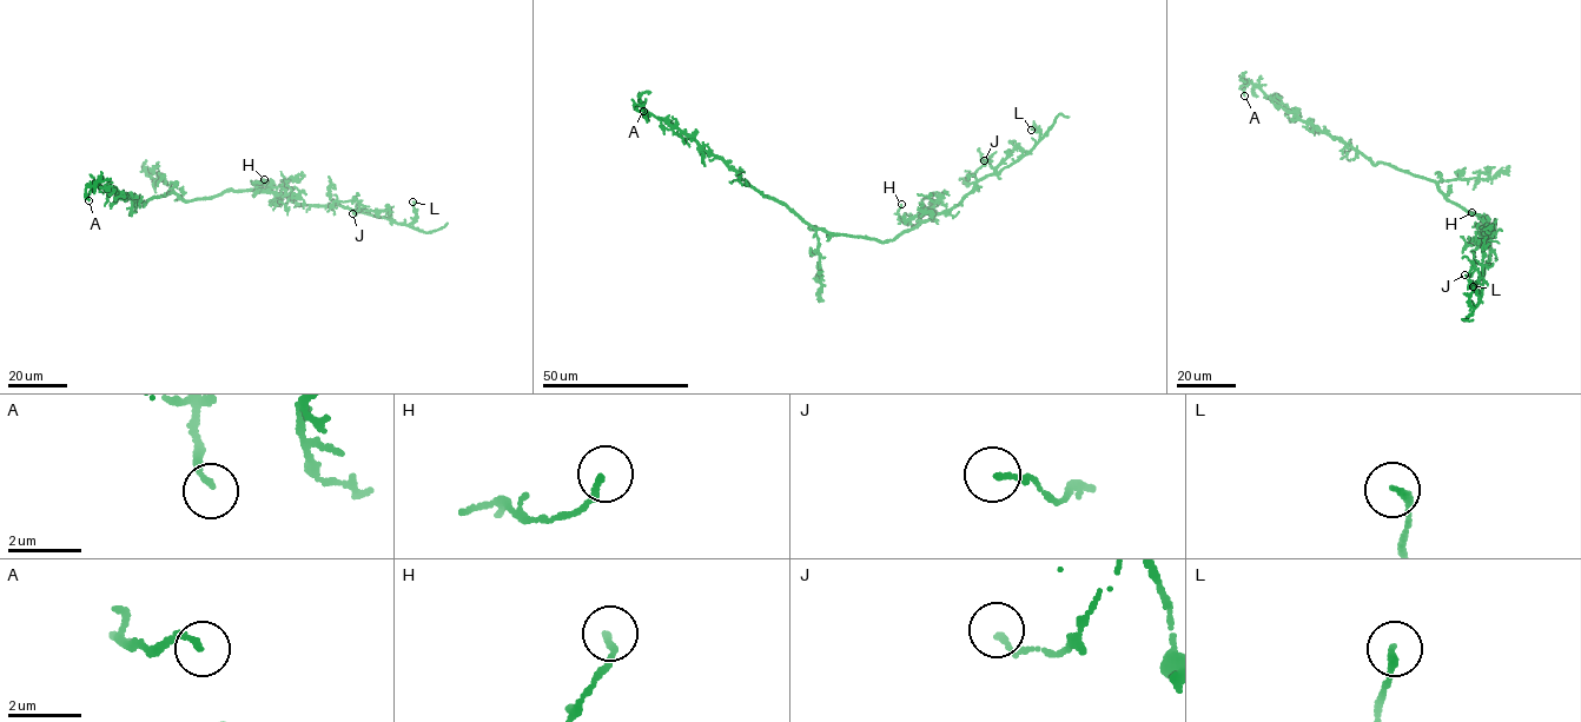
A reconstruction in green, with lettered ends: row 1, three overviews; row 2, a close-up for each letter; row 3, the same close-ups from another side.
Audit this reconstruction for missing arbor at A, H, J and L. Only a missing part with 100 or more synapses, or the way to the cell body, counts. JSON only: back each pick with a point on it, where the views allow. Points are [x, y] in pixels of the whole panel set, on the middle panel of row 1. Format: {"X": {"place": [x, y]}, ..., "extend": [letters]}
{"extend": []}

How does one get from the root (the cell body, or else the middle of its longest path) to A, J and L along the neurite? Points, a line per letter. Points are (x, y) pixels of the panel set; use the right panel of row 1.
A: (1456, 204), (1433, 180), (1390, 164), (1374, 165), (1244, 81), (1244, 95)
J: (1456, 204), (1488, 218), (1492, 230), (1490, 258), (1486, 266), (1475, 263), (1473, 273), (1464, 275)
L: (1456, 204), (1488, 218), (1492, 230), (1490, 258), (1482, 266), (1482, 295), (1474, 307), (1469, 299), (1473, 286)

